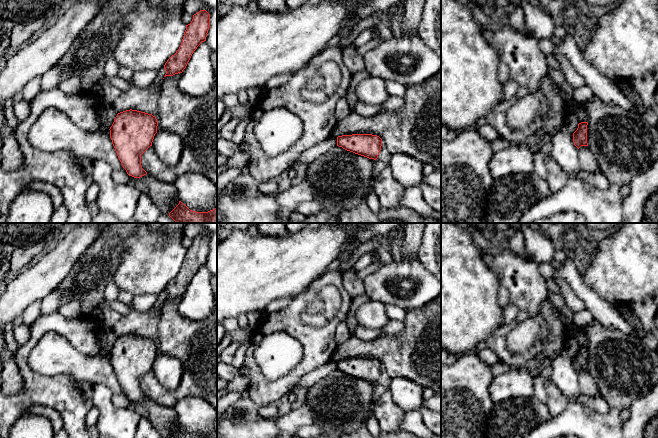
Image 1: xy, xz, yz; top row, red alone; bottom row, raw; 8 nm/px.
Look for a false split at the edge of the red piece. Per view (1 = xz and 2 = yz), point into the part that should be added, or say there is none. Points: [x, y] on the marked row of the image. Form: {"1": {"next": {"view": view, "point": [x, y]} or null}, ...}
{"1": {"next": null}, "2": {"next": null}}

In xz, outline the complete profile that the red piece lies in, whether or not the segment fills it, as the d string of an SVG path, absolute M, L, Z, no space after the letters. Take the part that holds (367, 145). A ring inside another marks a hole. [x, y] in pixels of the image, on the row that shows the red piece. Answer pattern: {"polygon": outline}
{"polygon": "M352 134L337 137L337 146L355 154L376 160L382 146L382 139L372 134Z"}

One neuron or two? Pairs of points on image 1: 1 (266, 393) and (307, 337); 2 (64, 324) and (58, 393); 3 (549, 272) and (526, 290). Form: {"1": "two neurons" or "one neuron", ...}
{"1": "one neuron", "2": "one neuron", "3": "two neurons"}

